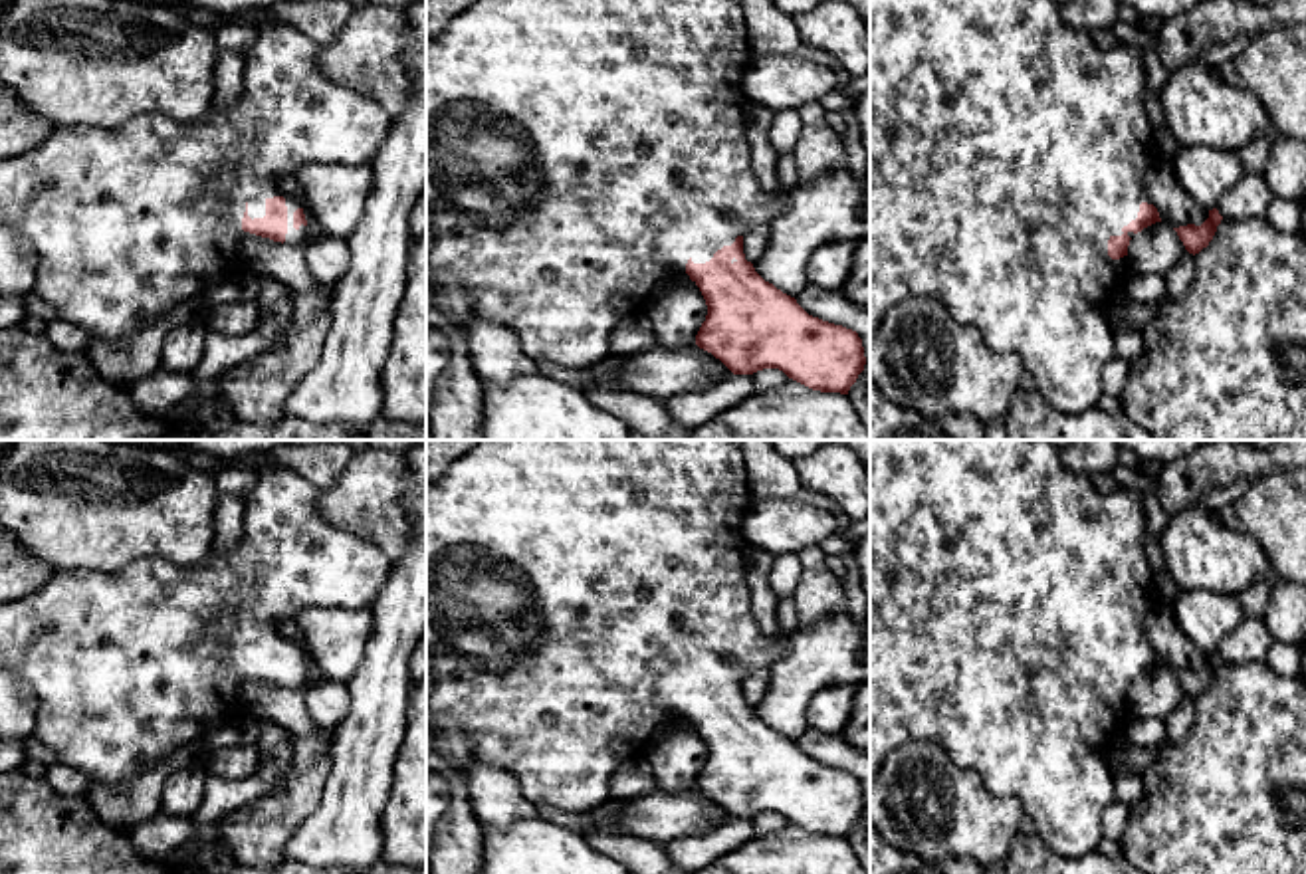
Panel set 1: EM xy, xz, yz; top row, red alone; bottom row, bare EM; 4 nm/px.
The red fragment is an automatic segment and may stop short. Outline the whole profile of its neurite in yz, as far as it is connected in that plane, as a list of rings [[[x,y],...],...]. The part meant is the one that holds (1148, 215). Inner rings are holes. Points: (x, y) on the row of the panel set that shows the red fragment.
[[[870,0],[870,339],[894,305],[933,297],[959,323],[977,325],[991,349],[1017,355],[1056,410],[1078,414],[1096,406],[1102,369],[1116,357],[1110,311],[1132,277],[1128,246],[1138,232],[1161,222],[1145,192],[1147,168],[1157,159],[1145,85],[1138,46],[1100,50],[1088,32],[1060,18],[1054,0]]]

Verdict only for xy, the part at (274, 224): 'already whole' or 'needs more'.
needs more

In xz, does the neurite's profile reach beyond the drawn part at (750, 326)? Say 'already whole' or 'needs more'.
needs more

